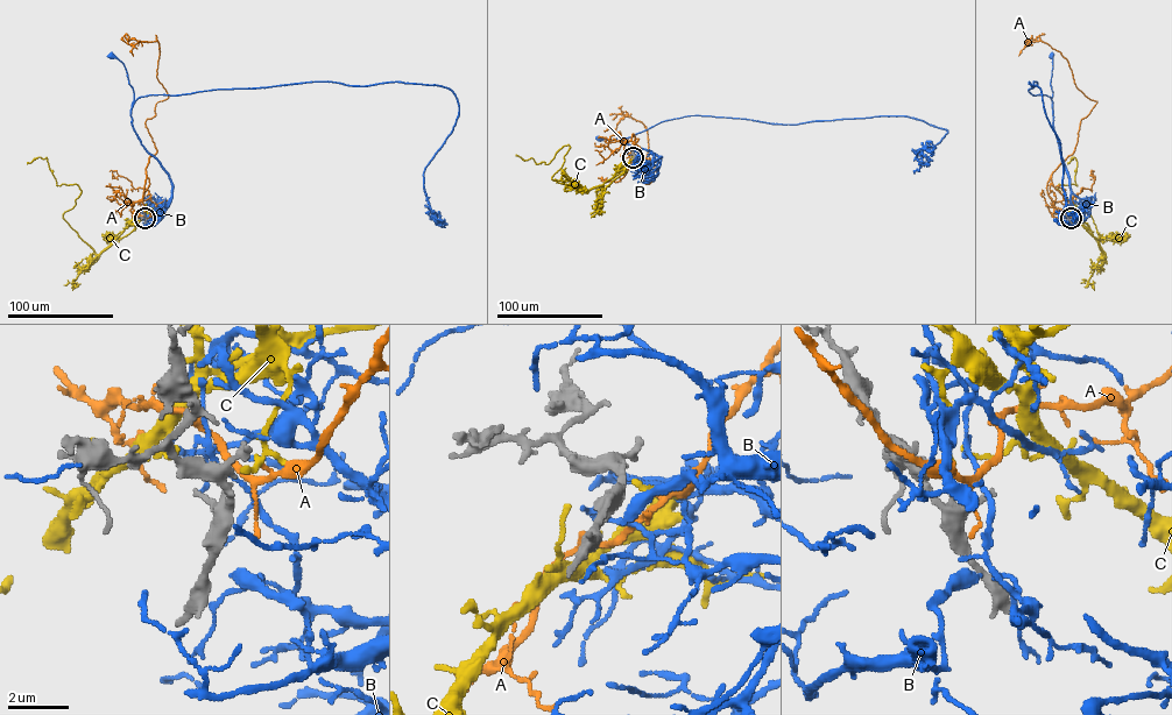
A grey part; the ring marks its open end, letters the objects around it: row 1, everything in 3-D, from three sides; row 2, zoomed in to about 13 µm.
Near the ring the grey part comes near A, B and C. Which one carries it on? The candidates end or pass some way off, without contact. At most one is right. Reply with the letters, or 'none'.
none

